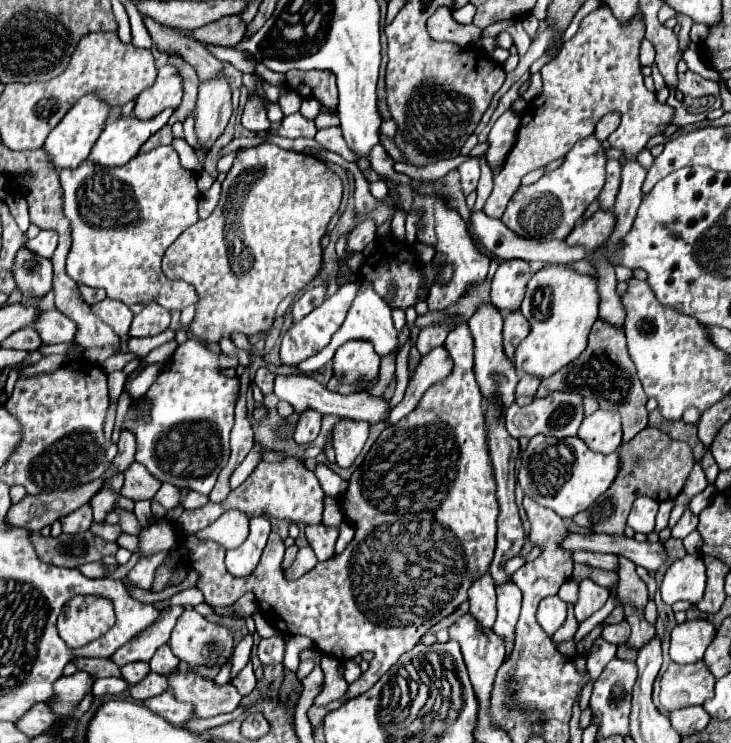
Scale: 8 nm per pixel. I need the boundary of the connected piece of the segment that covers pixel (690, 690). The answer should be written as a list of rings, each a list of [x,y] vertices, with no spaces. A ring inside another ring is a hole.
[[[705,662],[695,664],[669,664],[661,678],[661,706],[669,712],[685,706],[701,706],[715,696],[715,678]]]

